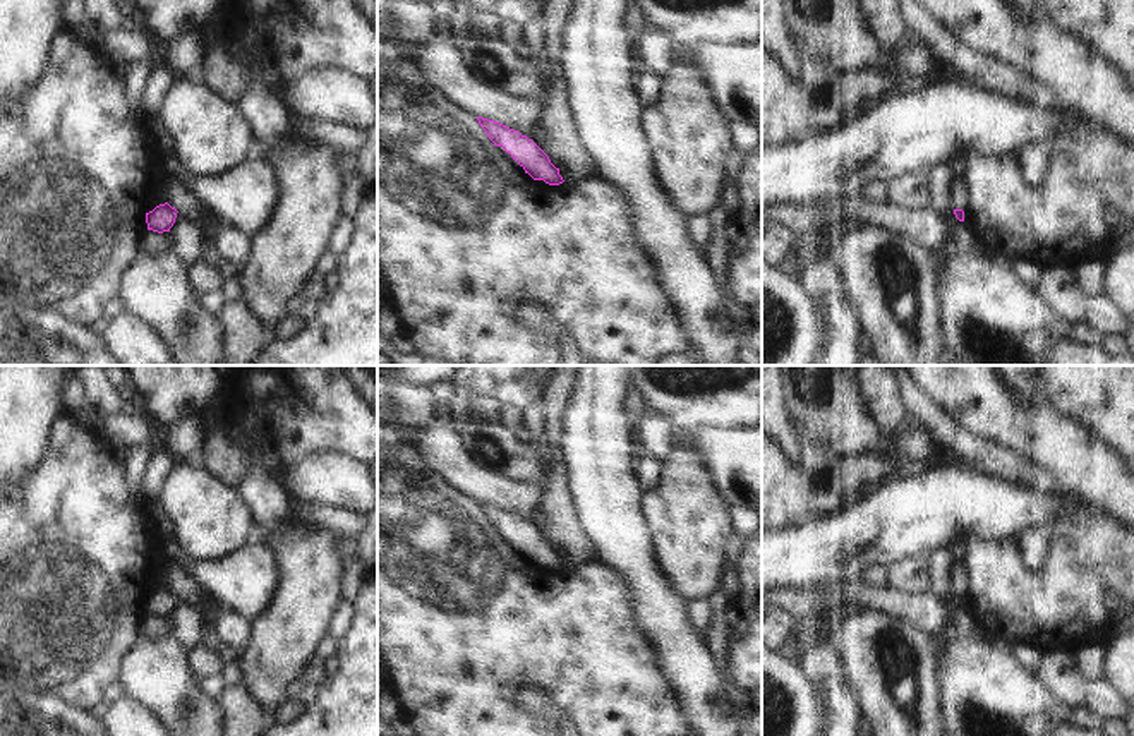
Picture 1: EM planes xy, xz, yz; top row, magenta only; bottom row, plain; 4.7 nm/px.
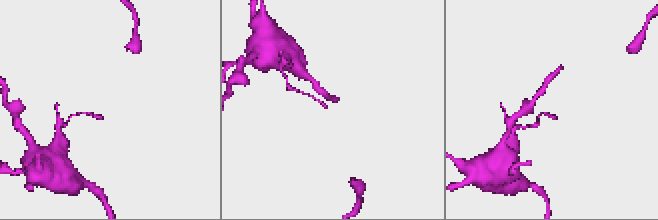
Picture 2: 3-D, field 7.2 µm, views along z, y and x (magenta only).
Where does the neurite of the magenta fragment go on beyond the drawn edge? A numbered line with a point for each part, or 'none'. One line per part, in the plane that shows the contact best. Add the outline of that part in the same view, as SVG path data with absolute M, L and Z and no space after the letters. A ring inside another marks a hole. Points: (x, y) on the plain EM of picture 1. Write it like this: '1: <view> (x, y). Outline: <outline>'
none.

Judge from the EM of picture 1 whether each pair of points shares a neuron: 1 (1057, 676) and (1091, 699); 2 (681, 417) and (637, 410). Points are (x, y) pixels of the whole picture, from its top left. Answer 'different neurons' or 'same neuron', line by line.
1: same neuron
2: different neurons

